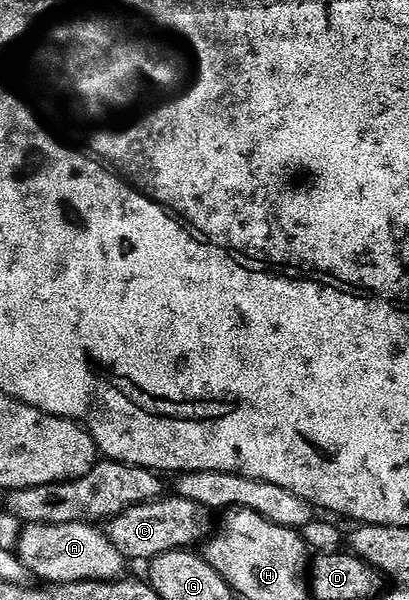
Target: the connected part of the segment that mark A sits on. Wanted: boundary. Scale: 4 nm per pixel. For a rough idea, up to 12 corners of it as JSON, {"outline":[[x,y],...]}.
{"outline":[[93,523],[28,524],[35,581],[120,580],[128,561]]}

